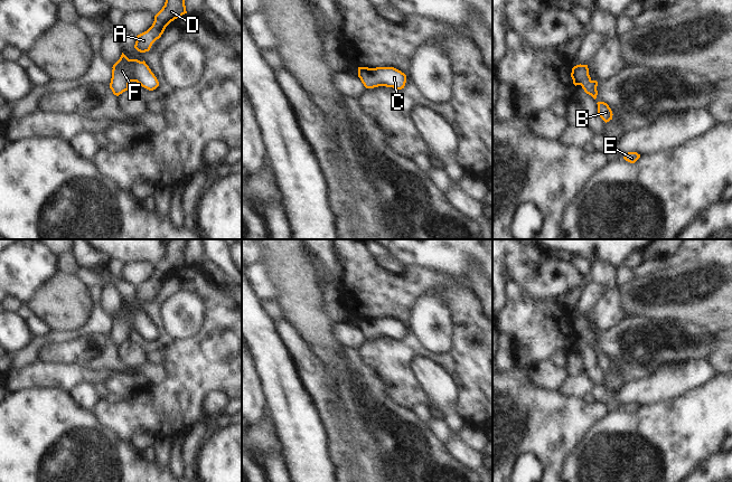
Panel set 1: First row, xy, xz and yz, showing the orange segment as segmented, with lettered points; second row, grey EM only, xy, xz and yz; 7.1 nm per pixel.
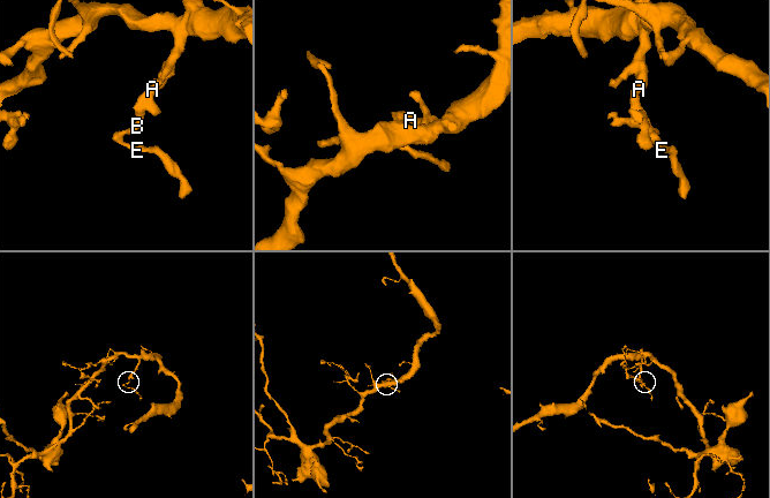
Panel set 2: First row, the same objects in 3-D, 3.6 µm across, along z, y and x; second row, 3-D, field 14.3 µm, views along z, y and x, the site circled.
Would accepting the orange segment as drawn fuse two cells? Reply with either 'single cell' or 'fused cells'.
single cell

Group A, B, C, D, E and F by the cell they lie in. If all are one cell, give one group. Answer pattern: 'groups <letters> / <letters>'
groups A B C D E F

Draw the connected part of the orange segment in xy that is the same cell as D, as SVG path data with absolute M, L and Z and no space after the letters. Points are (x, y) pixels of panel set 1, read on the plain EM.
M167 239L166 253L154 266L152 276L137 286L134 299L140 303L149 302L152 294L161 287L166 277L175 270L187 264L185 251L189 239Z

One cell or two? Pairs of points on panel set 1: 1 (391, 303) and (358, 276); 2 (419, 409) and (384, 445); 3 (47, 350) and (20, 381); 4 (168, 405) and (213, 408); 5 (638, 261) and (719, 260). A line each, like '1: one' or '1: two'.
1: one
2: two
3: two
4: two
5: two

